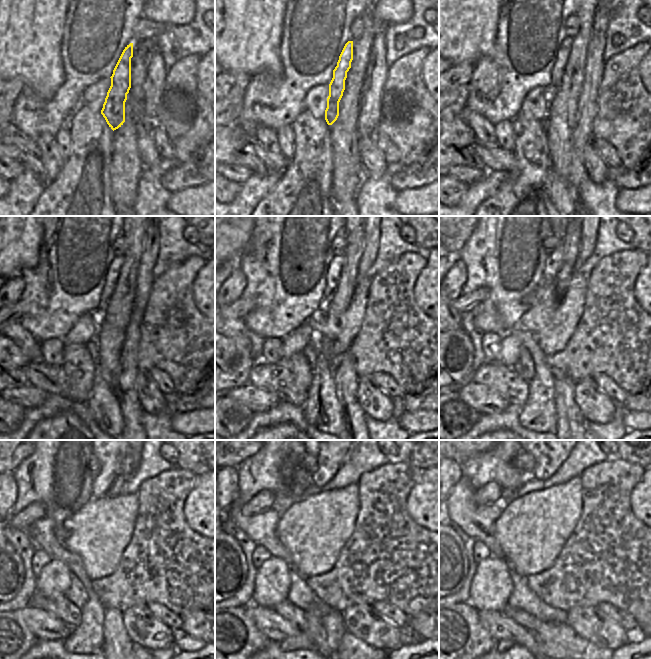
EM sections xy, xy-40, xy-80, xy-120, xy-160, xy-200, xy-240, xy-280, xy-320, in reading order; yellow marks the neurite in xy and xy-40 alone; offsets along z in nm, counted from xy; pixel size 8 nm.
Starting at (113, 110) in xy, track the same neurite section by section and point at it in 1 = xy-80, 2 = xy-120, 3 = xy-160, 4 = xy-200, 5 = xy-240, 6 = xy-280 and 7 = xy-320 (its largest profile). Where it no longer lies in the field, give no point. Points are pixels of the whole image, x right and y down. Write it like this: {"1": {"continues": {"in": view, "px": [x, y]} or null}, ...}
{"1": {"continues": {"in": "xy-80", "px": [557, 71]}}, "2": {"continues": {"in": "xy-120", "px": [115, 266]}}, "3": {"continues": {"in": "xy-160", "px": [334, 273]}}, "4": {"continues": {"in": "xy-200", "px": [555, 261]}}, "5": {"continues": {"in": "xy-240", "px": [110, 460]}}, "6": {"continues": {"in": "xy-280", "px": [329, 460]}}, "7": {"continues": {"in": "xy-320", "px": [547, 460]}}}

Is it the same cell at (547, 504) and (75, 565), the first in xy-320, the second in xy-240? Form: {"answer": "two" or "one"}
{"answer": "two"}

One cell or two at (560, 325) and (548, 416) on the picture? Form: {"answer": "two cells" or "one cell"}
{"answer": "two cells"}

